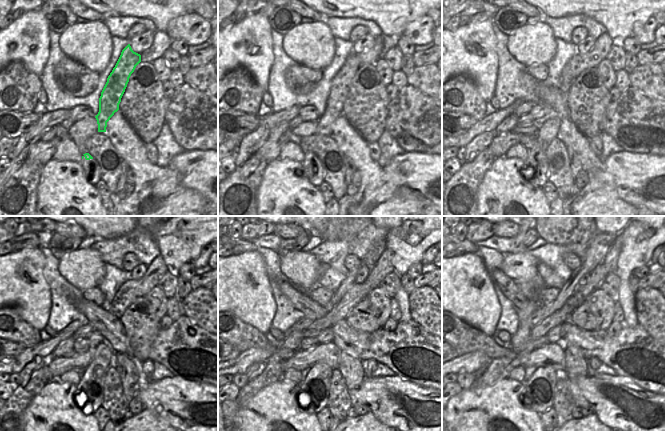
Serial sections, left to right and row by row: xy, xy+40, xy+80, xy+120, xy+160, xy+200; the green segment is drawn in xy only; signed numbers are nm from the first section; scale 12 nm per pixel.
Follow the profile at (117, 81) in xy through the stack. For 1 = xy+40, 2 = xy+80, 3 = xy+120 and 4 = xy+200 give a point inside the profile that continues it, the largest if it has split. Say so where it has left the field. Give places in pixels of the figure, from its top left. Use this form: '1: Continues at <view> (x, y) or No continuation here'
1: Continues at xy+40 (340, 85)
2: Continues at xy+80 (548, 131)
3: Continues at xy+120 (97, 369)
4: Continues at xy+200 (541, 374).

